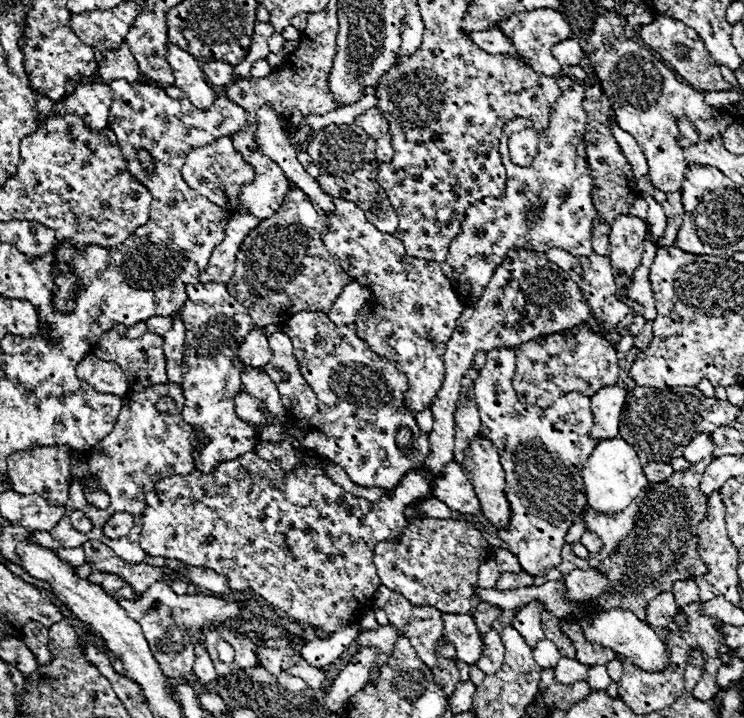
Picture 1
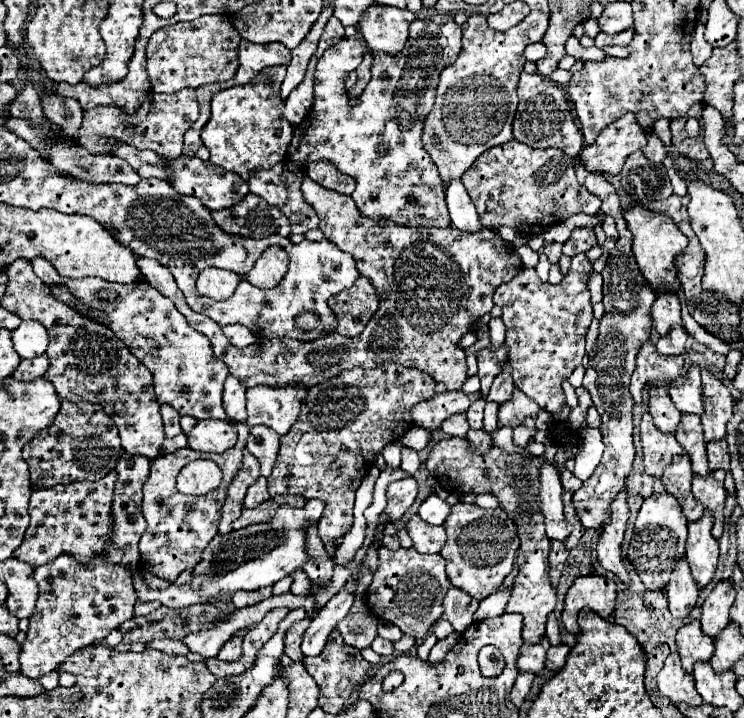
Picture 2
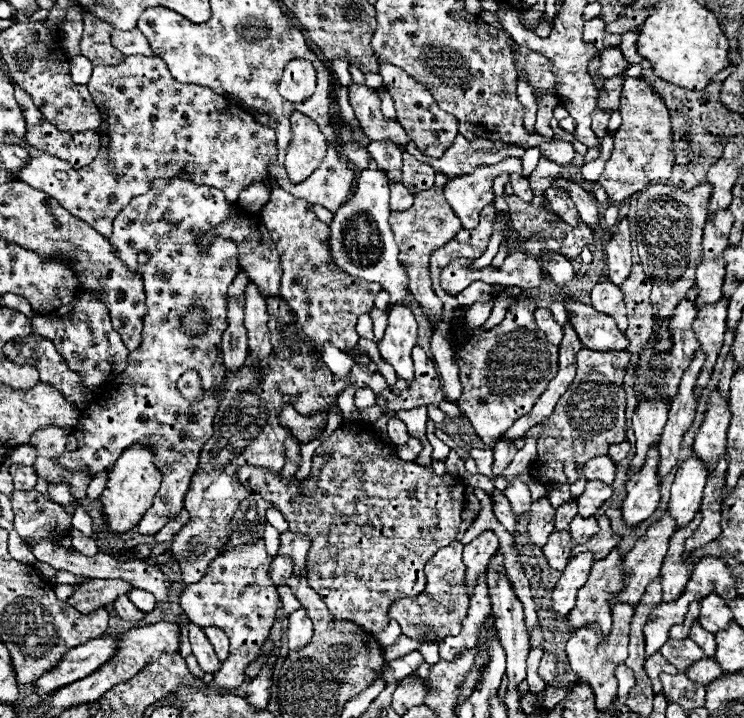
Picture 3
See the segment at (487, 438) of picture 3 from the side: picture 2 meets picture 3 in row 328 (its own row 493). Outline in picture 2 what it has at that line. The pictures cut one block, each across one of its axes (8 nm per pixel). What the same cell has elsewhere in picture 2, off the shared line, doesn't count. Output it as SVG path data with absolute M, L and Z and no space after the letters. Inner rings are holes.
M448 438L438 442L430 458L426 460L426 468L438 480L438 484L448 490L450 494L484 494L490 492L498 498L498 506L508 514L508 518L516 524L520 536L520 550L516 556L518 562L518 576L514 578L510 600L506 604L506 612L522 614L522 638L524 642L536 644L536 640L544 638L546 630L546 616L556 606L556 590L550 584L550 540L544 532L544 516L540 512L538 494L540 494L540 468L544 464L542 456L518 454L518 452L504 452L500 448L492 448L486 456L476 456L470 452L468 442L464 438Z

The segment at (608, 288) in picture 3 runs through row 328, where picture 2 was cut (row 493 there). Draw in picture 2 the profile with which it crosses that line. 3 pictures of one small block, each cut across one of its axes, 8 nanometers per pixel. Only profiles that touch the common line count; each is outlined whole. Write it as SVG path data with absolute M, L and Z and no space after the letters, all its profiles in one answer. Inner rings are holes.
M620 492L620 496L616 496L616 500L612 502L612 520L608 520L608 524L604 526L604 532L600 534L596 548L602 568L614 572L626 588L630 588L630 578L622 562L622 540L624 540L628 516L630 514L626 504L626 492Z

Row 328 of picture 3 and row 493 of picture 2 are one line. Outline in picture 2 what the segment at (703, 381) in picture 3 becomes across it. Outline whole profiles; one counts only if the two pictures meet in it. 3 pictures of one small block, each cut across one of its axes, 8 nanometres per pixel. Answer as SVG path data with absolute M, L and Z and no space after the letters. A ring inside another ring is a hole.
M710 470L708 476L694 476L692 480L692 492L696 500L714 514L714 526L712 526L712 536L720 538L724 530L724 500L726 500L726 490L724 490L724 470Z

